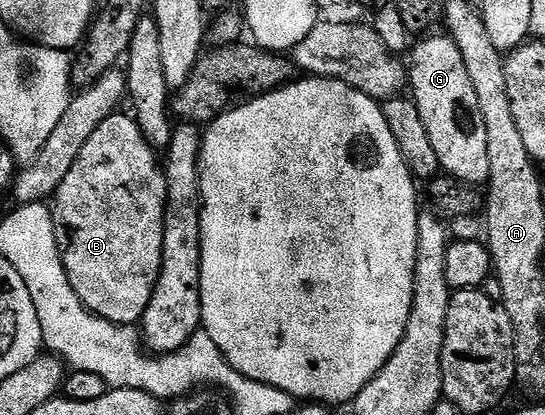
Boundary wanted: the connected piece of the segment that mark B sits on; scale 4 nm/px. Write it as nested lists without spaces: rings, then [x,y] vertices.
[[[116,112],[110,114],[105,120],[101,120],[97,132],[93,132],[93,136],[89,136],[85,148],[81,148],[81,156],[77,156],[73,168],[69,168],[69,176],[65,176],[65,180],[61,180],[60,186],[55,190],[51,215],[55,225],[59,255],[63,261],[67,279],[69,284],[73,284],[73,292],[77,292],[81,304],[85,304],[85,308],[89,308],[97,316],[115,322],[118,326],[135,326],[142,319],[145,308],[149,308],[149,300],[153,296],[161,272],[163,225],[165,224],[165,204],[167,203],[167,175],[161,165],[160,155],[141,136],[141,128],[135,123],[134,117],[130,113],[123,113]]]

